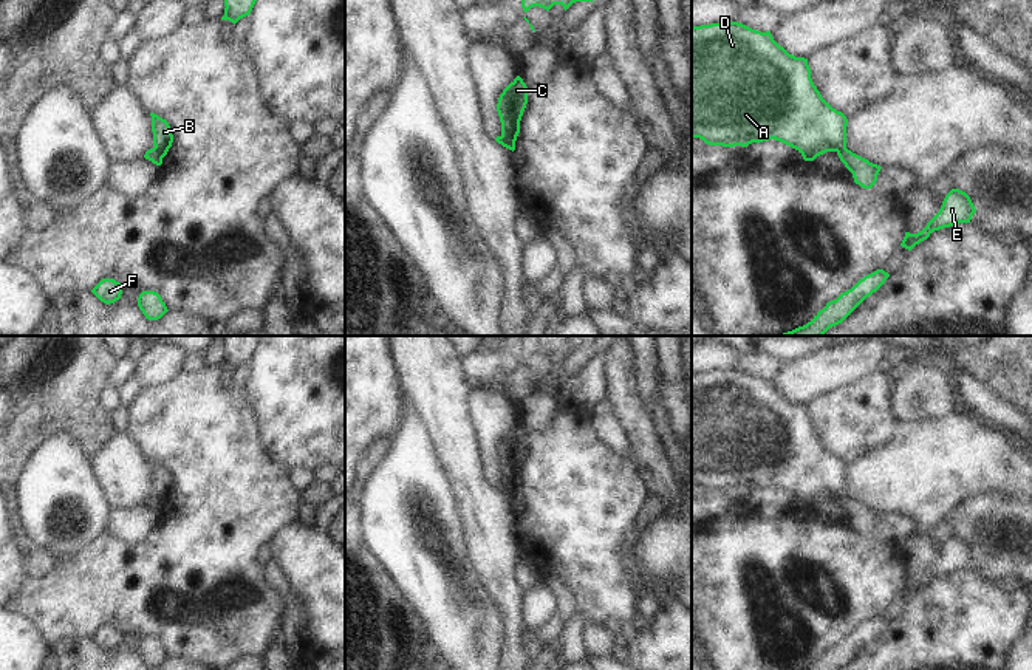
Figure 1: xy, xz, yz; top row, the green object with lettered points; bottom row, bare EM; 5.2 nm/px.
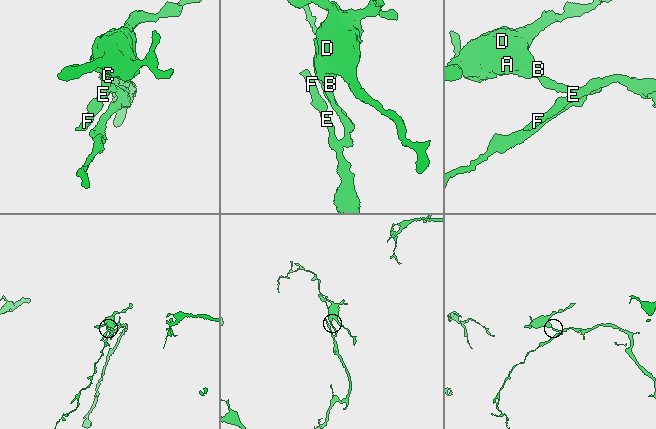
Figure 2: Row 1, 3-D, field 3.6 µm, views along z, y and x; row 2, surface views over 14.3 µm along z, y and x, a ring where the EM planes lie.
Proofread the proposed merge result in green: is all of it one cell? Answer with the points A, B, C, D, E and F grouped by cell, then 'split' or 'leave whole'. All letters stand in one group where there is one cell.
groups A B C D / E F; split

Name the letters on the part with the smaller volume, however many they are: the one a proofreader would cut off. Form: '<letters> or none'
A, B, C, D

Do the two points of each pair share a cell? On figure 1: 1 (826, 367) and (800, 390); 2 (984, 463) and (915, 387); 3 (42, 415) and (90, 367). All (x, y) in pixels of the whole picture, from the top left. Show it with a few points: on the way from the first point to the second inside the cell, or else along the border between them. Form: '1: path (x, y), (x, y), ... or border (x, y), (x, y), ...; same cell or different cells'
1: path (820, 373), (806, 384); same cell
2: border (953, 412), (933, 420), (905, 421); different cells
3: path (54, 403), (78, 379); same cell

